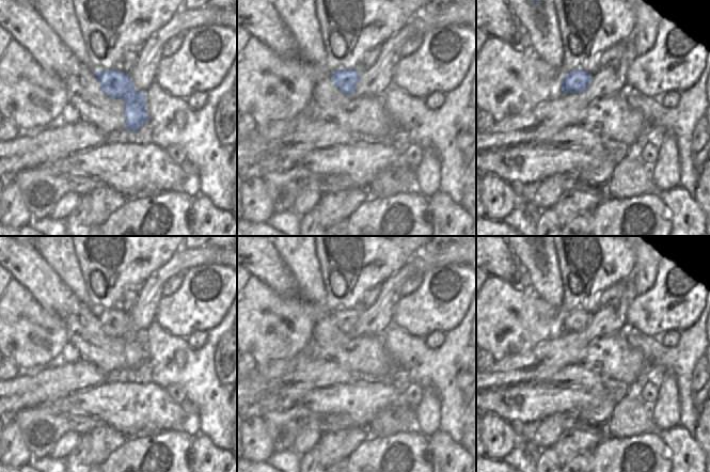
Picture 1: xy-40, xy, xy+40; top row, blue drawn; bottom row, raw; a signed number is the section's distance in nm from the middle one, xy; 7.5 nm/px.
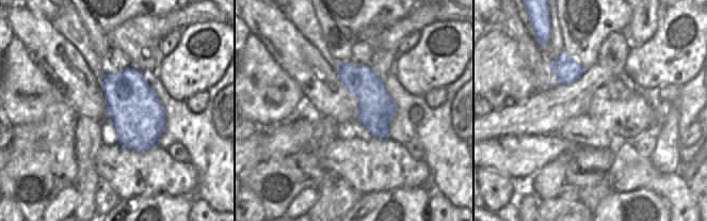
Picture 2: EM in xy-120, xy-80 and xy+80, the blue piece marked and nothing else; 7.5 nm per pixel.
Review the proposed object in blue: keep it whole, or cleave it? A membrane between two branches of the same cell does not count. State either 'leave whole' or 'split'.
leave whole

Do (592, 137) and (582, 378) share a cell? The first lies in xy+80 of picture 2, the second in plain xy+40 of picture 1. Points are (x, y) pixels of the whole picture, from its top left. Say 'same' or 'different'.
same

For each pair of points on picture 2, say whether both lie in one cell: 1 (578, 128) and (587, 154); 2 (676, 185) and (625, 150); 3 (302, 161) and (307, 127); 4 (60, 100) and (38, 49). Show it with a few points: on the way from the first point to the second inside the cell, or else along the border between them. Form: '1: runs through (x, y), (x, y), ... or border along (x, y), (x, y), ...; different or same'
1: runs through (584, 135), (588, 138), (588, 147); same
2: runs through (662, 184), (649, 178), (635, 163); same
3: border along (315, 146), (308, 146), (294, 153), (279, 156); different
4: border along (54, 85), (71, 105); different

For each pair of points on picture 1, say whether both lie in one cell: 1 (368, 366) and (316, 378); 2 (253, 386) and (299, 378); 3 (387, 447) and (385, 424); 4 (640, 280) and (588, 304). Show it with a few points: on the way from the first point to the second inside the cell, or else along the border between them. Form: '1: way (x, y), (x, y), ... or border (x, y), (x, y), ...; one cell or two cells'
1: border (324, 359), (335, 361), (351, 373); two cells
2: way (265, 386), (277, 386), (283, 380), (287, 380); one cell
3: border (411, 430), (389, 436), (367, 437); two cells
4: border (638, 254), (638, 264), (629, 278); two cells

